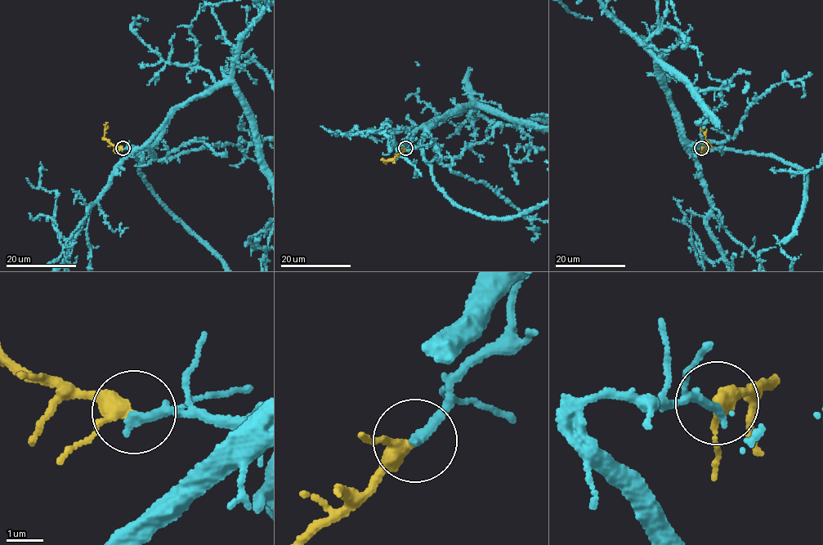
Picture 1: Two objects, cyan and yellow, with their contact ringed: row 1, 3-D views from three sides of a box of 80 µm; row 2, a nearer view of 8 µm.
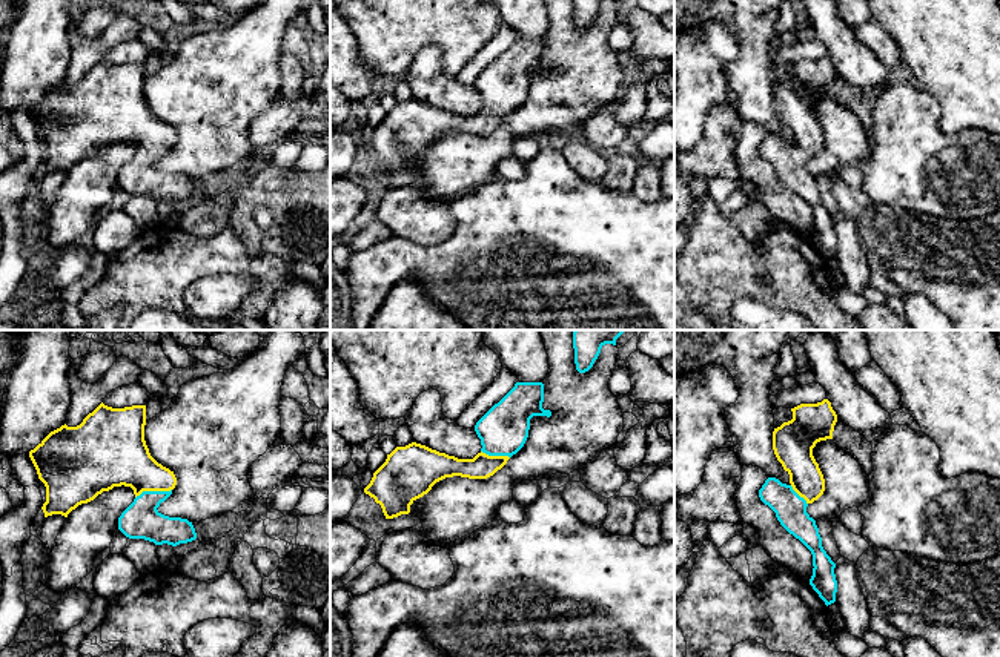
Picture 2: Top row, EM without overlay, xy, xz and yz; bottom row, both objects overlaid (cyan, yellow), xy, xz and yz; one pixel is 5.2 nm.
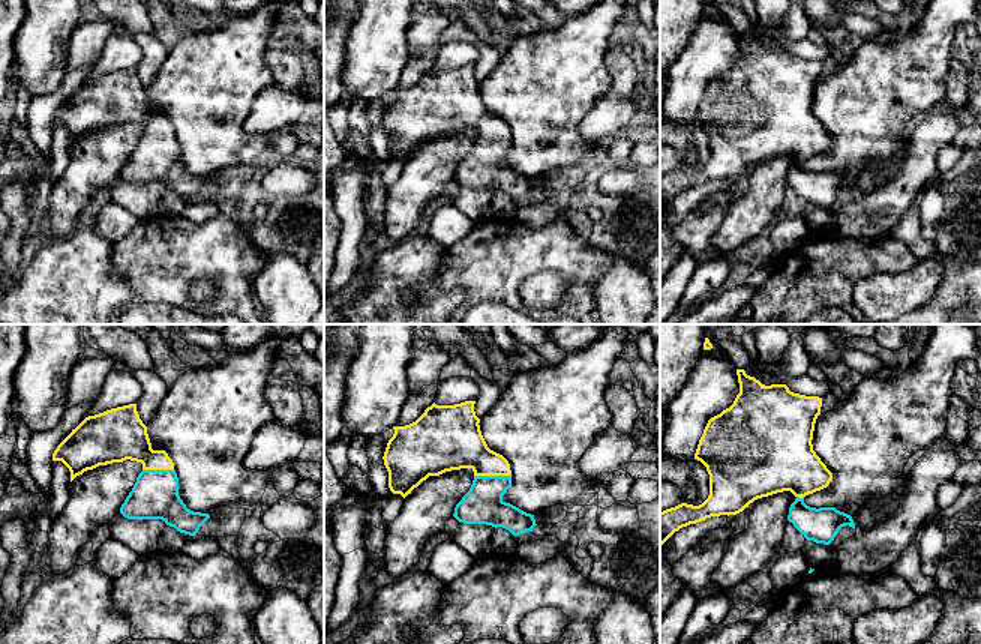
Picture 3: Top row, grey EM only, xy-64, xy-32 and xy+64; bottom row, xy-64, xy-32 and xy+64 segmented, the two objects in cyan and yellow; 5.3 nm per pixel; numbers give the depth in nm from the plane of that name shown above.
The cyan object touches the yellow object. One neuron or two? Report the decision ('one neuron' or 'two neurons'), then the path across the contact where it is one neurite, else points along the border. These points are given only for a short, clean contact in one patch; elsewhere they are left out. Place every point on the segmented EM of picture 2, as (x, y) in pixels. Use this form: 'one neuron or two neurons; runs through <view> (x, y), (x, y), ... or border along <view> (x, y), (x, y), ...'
one neuron; runs through xy (142, 519), (143, 507), (152, 491), (120, 456)

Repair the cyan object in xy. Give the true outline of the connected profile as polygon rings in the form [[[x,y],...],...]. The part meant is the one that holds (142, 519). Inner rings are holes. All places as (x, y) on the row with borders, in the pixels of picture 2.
[[[101,402],[80,425],[51,431],[29,451],[46,487],[45,517],[68,517],[78,505],[124,485],[135,494],[118,517],[126,537],[172,546],[195,540],[192,522],[157,510],[172,494],[177,477],[151,456],[144,425],[146,405],[112,408]]]

